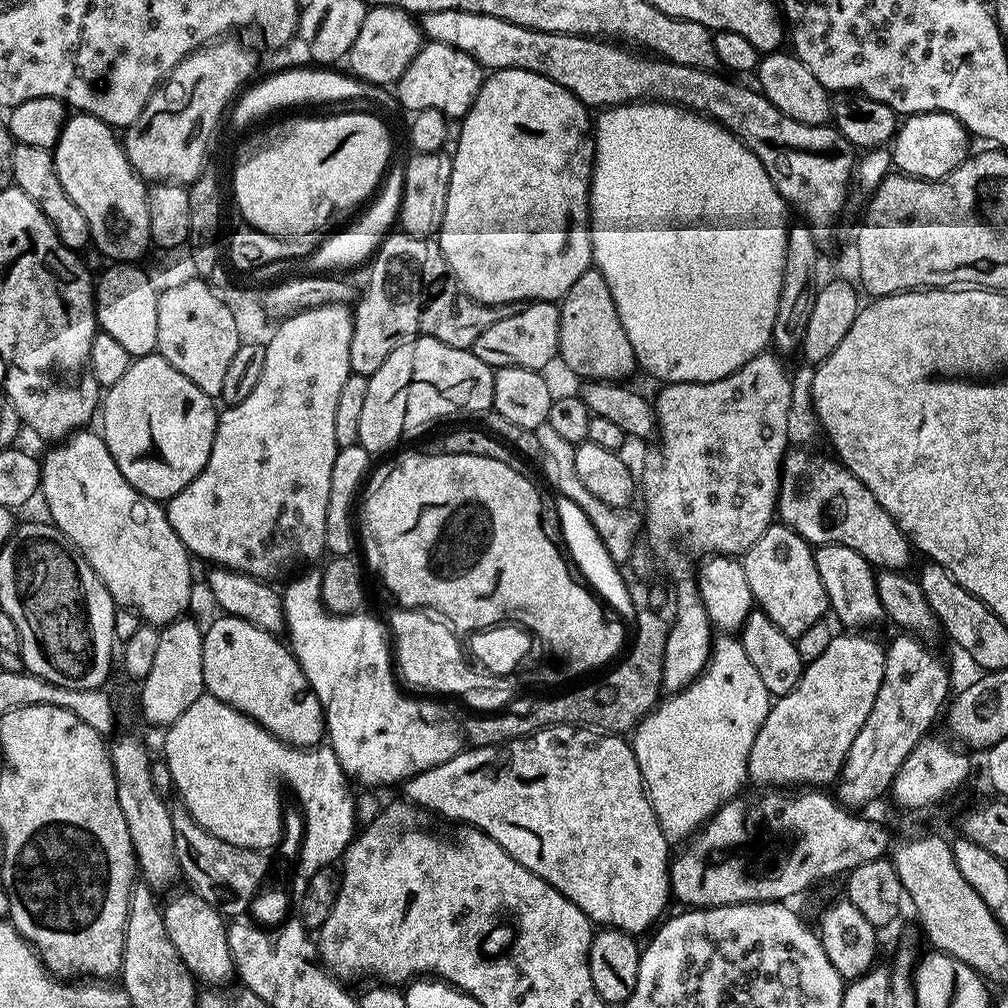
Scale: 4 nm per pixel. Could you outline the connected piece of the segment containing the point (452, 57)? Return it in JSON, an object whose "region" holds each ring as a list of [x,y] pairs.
{"region":[[[425,43],[418,54],[406,66],[394,85],[395,98],[401,109],[409,113],[422,110],[438,110],[449,118],[462,118],[470,110],[478,90],[484,84],[486,72],[478,61],[462,50],[445,44]]]}

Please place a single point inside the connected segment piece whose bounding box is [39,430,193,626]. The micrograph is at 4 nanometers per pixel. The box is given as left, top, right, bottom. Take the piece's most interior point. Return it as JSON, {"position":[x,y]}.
{"position":[126,538]}

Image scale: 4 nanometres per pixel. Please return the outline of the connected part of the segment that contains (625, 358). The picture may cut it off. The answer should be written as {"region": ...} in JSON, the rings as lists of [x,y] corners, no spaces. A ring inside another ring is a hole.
{"region":[[[596,267],[588,268],[570,286],[570,290],[565,294],[563,300],[559,301],[560,309],[560,329],[558,330],[558,342],[560,350],[559,359],[564,359],[564,364],[572,372],[584,376],[588,380],[606,380],[609,382],[627,381],[627,376],[632,371],[637,371],[638,365],[634,346],[630,346],[630,338],[626,338],[626,330],[622,330],[622,318],[618,318],[618,306],[614,306],[614,298],[610,294],[610,286],[606,286],[606,278]]]}

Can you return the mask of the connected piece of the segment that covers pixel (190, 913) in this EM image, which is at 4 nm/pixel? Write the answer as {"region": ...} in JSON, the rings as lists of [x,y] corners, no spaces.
{"region":[[[195,890],[180,892],[177,896],[172,896],[168,901],[163,901],[162,909],[164,913],[164,922],[166,933],[169,935],[174,947],[181,955],[183,962],[192,972],[197,981],[203,982],[208,986],[224,986],[229,983],[228,979],[233,979],[234,969],[232,967],[232,955],[228,945],[228,924],[226,920],[220,917],[221,909],[199,895]]]}

